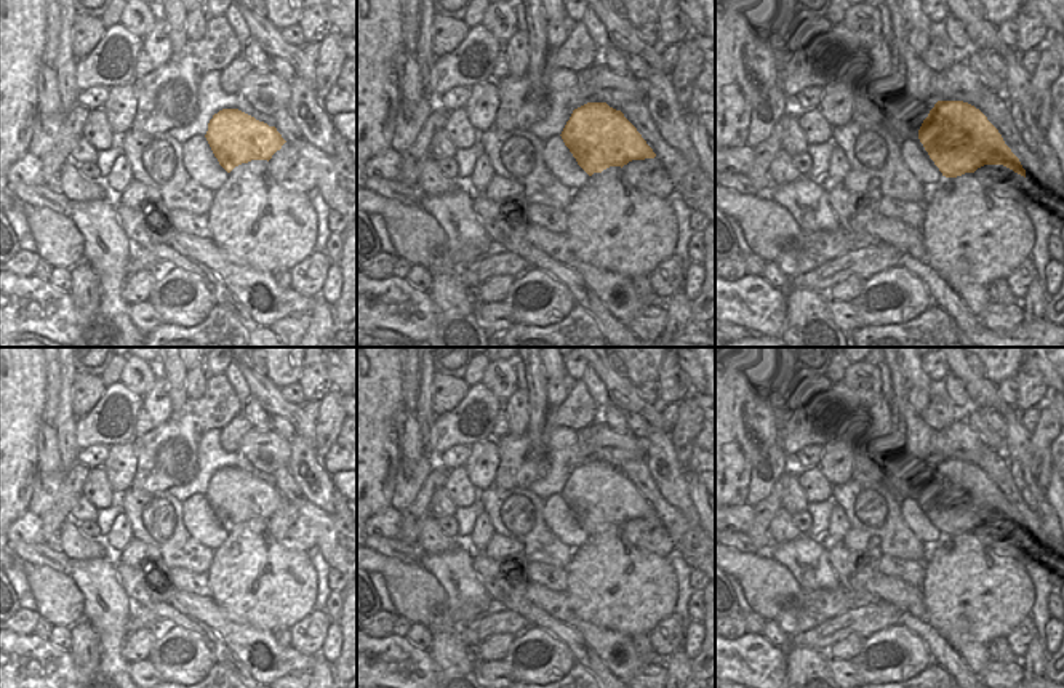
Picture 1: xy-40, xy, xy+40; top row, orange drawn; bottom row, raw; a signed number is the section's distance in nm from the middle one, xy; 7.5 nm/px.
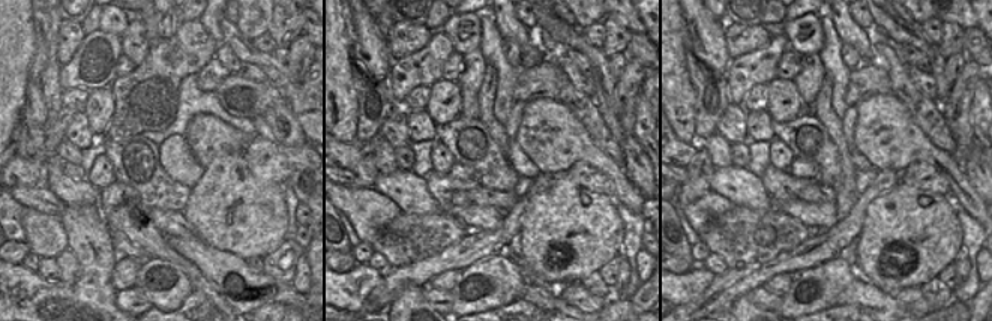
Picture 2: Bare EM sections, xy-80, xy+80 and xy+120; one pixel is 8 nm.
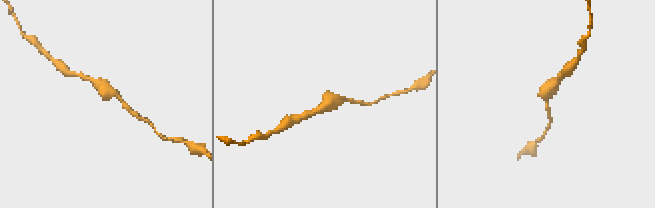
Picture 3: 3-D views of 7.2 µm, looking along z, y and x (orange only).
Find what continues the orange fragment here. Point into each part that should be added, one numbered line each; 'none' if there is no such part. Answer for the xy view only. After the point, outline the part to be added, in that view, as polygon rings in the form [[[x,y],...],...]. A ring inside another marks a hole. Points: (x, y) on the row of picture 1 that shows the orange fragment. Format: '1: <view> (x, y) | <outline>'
none

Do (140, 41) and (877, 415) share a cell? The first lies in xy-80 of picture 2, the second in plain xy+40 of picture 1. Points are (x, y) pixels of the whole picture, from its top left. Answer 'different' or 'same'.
same

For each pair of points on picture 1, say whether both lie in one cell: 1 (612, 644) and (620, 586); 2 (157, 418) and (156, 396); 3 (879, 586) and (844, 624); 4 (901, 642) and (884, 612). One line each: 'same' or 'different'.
1: different
2: same
3: different
4: different

